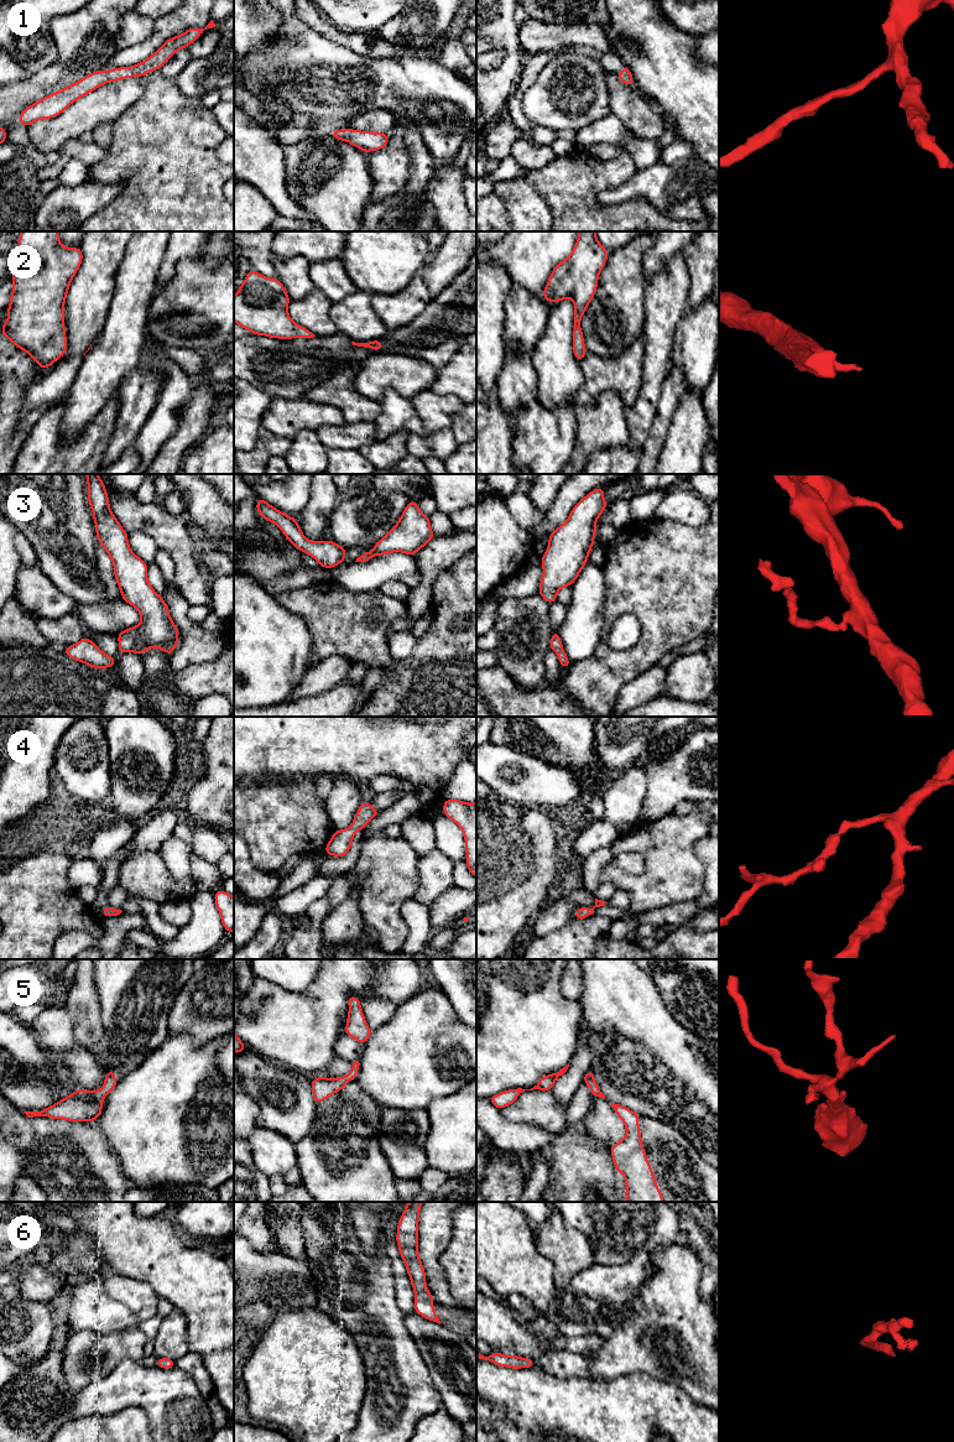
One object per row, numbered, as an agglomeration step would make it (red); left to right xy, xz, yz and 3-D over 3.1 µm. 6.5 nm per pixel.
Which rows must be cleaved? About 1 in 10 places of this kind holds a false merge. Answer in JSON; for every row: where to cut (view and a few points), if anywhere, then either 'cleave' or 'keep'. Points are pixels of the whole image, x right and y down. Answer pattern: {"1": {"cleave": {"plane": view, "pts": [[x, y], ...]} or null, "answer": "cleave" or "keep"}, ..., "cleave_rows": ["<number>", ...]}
{"1": {"cleave": null, "answer": "keep"}, "2": {"cleave": null, "answer": "keep"}, "3": {"cleave": null, "answer": "keep"}, "4": {"cleave": null, "answer": "keep"}, "5": {"cleave": null, "answer": "keep"}, "6": {"cleave": null, "answer": "keep"}, "cleave_rows": []}

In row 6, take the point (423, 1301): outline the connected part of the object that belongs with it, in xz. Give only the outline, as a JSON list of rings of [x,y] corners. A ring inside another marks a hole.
[[[408,1202],[402,1217],[398,1219],[397,1245],[400,1255],[406,1264],[406,1270],[415,1290],[416,1312],[433,1322],[440,1324],[438,1316],[434,1313],[433,1296],[426,1286],[424,1266],[419,1260],[418,1245],[418,1220],[422,1202]]]

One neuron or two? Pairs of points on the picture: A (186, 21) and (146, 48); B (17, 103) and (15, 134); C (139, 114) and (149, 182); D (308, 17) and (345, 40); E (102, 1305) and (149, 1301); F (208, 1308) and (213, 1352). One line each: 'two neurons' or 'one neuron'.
A: one neuron
B: one neuron
C: one neuron
D: one neuron
E: two neurons
F: one neuron

